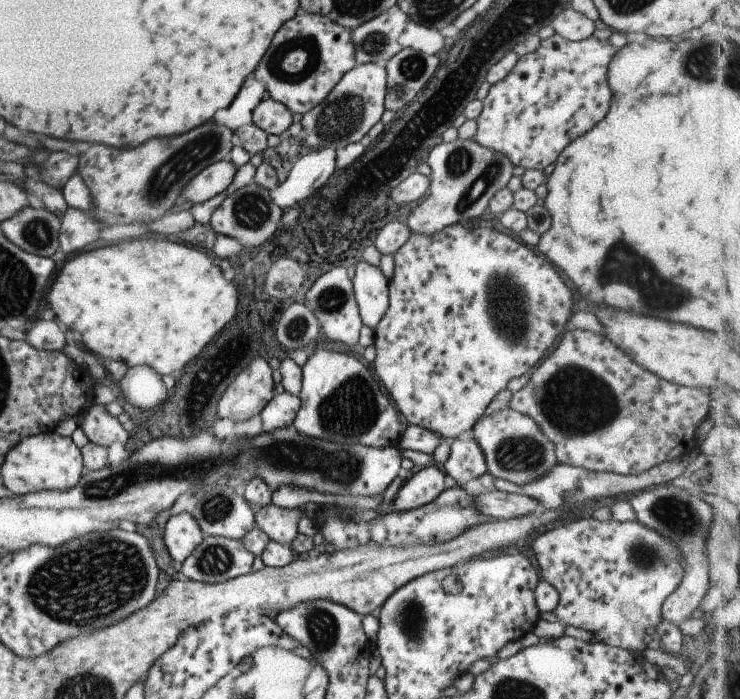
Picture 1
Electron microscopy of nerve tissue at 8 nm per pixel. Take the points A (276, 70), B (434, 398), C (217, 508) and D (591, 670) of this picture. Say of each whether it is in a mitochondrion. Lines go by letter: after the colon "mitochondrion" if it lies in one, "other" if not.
A: mitochondrion
B: other
C: mitochondrion
D: other

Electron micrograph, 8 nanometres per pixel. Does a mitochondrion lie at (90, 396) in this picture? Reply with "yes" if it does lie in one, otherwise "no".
no

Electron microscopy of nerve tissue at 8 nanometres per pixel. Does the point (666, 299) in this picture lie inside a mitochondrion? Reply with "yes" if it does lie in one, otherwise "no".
yes

